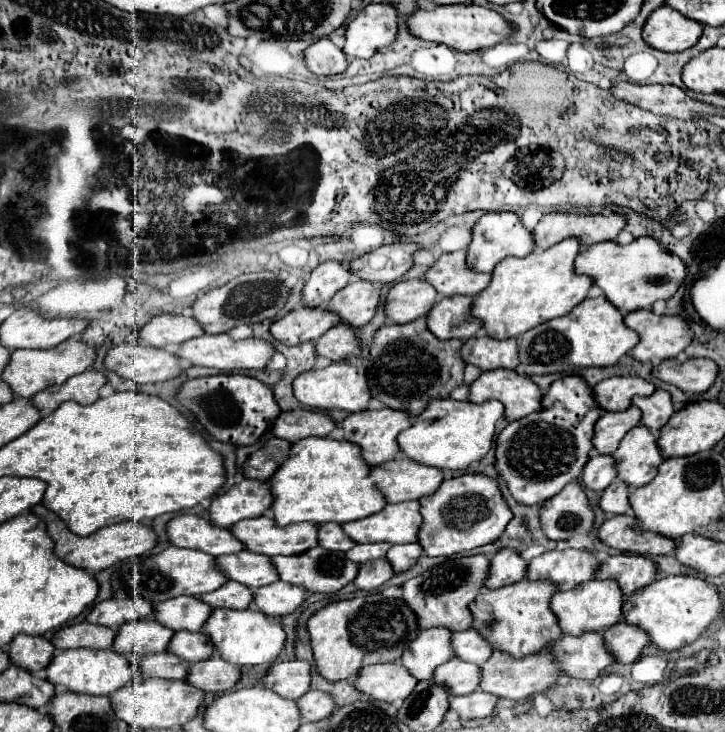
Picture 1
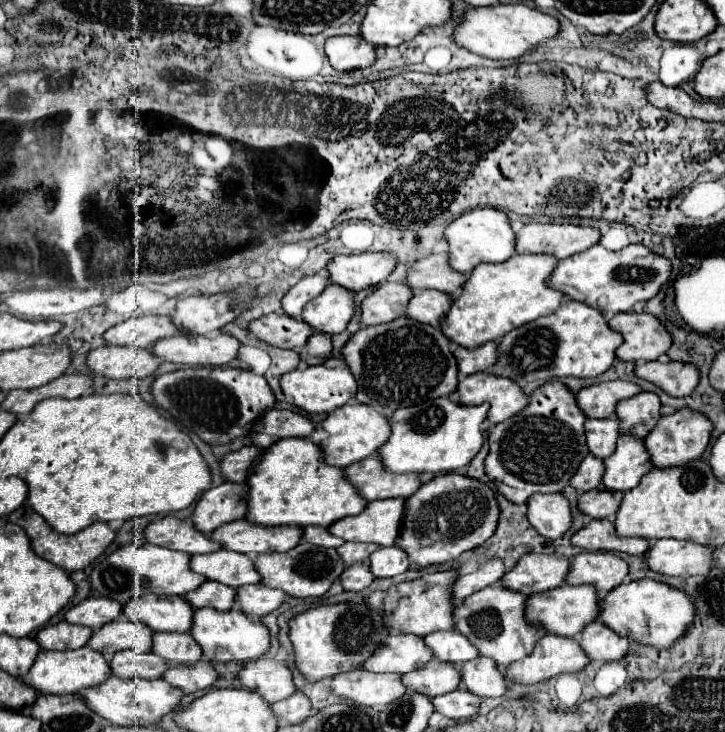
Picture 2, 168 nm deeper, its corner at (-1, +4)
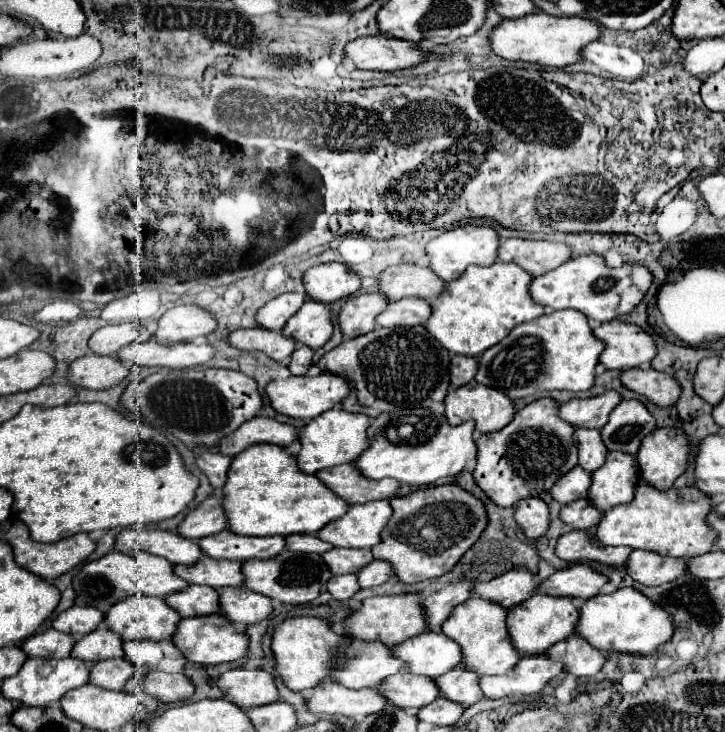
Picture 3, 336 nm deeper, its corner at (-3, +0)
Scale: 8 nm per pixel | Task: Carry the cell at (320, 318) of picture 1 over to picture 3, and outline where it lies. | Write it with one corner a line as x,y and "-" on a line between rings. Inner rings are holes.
260,326
246,328
246,330
236,330
228,336
228,340
238,350
264,352
276,362
282,362
282,360
290,358
292,350
296,348
296,342
292,342
292,338
284,338
284,334
280,334
278,330
274,330
274,332
272,330
262,330

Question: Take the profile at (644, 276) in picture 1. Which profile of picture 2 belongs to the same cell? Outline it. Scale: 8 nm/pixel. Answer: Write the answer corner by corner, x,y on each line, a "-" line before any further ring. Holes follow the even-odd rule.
594,244
584,252
560,260
546,280
546,286
600,310
604,316
610,316
618,312
630,312
638,300
650,300
656,296
668,276
670,262
664,256
656,256
642,244
630,244
618,252
610,252
604,246

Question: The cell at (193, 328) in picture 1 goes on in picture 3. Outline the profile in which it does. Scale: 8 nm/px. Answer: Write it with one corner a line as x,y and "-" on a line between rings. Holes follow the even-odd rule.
124,322
124,324
108,324
94,332
90,338
90,350
102,356
114,356
124,346
132,342
146,342
152,338
152,332
140,326
138,322

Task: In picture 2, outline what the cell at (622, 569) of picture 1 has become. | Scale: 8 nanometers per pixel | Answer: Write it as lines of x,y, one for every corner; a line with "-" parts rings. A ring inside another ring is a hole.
582,552
570,562
566,584
590,584
600,596
622,584
628,574
628,564
610,552

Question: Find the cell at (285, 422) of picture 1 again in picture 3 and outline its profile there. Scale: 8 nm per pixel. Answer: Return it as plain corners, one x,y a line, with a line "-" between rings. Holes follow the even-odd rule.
256,416
248,422
244,422
244,426
240,426
228,438
224,438
220,442
220,452
228,454
228,456
236,456
236,454
240,454
242,450
246,450
248,446
254,446
254,444
268,442
268,444
288,446
296,438
298,438
296,426
278,422
278,420
268,418
268,416

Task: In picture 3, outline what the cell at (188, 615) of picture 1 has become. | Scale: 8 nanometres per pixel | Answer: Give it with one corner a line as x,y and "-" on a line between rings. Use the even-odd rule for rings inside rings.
132,596
114,604
104,622
124,640
166,640
172,638
180,614
162,598

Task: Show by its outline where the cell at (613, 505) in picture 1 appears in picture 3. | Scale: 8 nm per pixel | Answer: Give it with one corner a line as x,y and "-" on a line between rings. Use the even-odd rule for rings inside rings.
582,498
572,504
566,504
560,512
560,518
564,524
568,524
576,530
590,530
592,526
596,526
596,522
600,522
602,512
596,510
596,506
588,504
586,498

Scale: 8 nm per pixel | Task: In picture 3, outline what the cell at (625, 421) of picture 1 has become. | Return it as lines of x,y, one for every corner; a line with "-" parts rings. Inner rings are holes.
578,428
574,432
574,438
578,440
578,458
580,466
588,472
598,470
608,456
608,448
604,442
600,442
600,430
592,428

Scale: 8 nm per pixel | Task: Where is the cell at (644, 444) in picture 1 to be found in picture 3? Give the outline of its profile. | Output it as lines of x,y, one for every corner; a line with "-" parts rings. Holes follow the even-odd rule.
610,452
602,468
592,472
592,486
588,490
588,500
602,512
618,504
632,500
638,486
638,466
632,454

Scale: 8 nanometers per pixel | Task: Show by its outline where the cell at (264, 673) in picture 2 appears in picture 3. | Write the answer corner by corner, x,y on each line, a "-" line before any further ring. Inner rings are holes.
236,668
236,670
224,672
218,678
218,686
222,688
224,696
230,698
240,708
264,706
280,698
274,676
266,670

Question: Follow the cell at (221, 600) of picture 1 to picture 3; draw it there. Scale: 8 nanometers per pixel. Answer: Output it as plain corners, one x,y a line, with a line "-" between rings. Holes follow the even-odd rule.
188,586
182,592
170,594
166,602
184,618
220,612
220,596
210,586

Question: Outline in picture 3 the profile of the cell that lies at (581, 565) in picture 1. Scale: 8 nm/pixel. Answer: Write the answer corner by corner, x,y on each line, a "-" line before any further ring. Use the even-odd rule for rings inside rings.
510,570
490,582
478,582
474,594
512,608
536,594
536,586
540,586
536,574
528,574
528,570

